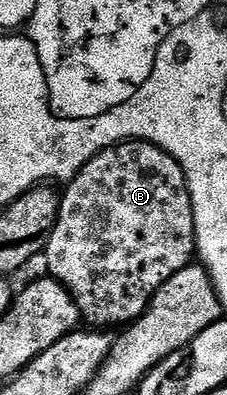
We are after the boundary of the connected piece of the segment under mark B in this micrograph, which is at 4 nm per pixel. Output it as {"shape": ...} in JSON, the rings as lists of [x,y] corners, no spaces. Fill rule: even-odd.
{"shape":[[[124,140],[121,144],[114,144],[111,148],[106,148],[98,152],[66,185],[67,189],[62,189],[59,202],[59,213],[55,229],[47,237],[45,257],[47,256],[46,275],[55,280],[75,299],[75,305],[79,307],[79,315],[84,325],[95,330],[111,330],[114,324],[127,326],[139,319],[147,311],[151,300],[157,294],[159,287],[173,274],[177,274],[192,263],[196,255],[195,250],[195,223],[193,222],[193,206],[191,205],[191,195],[187,189],[187,179],[183,173],[183,167],[175,160],[174,156],[161,150],[156,144],[151,144],[148,140]]]}

